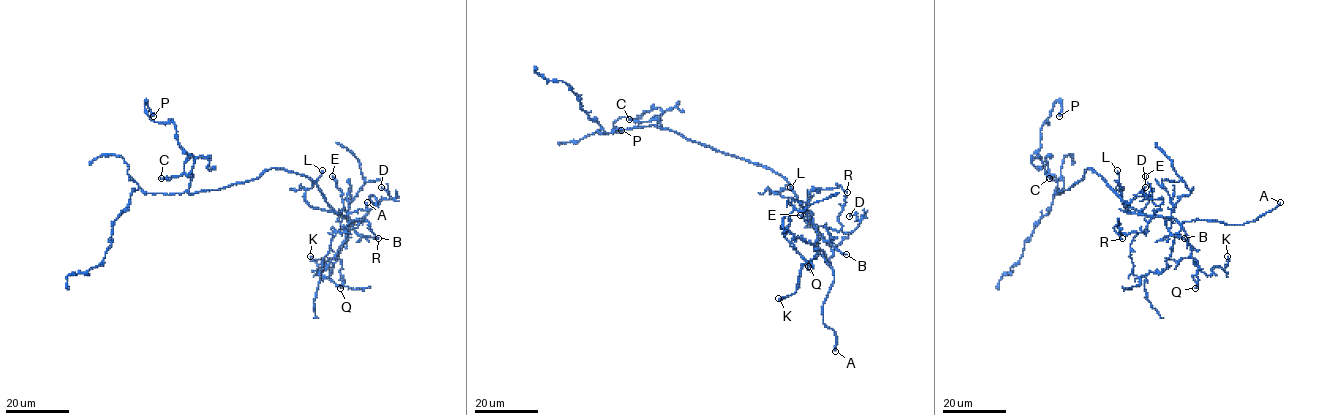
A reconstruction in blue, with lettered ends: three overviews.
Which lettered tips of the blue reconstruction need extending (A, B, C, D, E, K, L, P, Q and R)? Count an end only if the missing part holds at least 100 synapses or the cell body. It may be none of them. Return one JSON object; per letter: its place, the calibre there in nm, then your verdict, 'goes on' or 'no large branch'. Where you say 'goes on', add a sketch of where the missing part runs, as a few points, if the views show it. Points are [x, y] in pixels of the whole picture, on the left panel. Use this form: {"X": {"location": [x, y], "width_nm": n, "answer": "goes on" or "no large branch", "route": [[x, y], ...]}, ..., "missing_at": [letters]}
{"A": {"location": [367, 202], "width_nm": 240, "answer": "goes on", "route": [[367, 202], [375, 189], [378, 169], [425, 134], [426, 130], [417, 126], [416, 118], [421, 110]]}, "B": {"location": [378, 238], "width_nm": 160, "answer": "no large branch"}, "C": {"location": [161, 178], "width_nm": 240, "answer": "no large branch"}, "D": {"location": [381, 187], "width_nm": 120, "answer": "no large branch"}, "E": {"location": [332, 176], "width_nm": 280, "answer": "no large branch"}, "K": {"location": [310, 256], "width_nm": 160, "answer": "no large branch"}, "L": {"location": [322, 170], "width_nm": 260, "answer": "no large branch"}, "P": {"location": [153, 116], "width_nm": 650, "answer": "no large branch"}, "Q": {"location": [340, 288], "width_nm": 150, "answer": "no large branch"}, "R": {"location": [378, 238], "width_nm": 100, "answer": "no large branch"}, "missing_at": ["A"]}

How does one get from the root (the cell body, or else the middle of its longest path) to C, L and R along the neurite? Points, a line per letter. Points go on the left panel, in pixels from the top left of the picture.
C: (263, 172), (249, 181), (192, 193), (189, 192), (191, 174), (161, 178)
L: (263, 172), (282, 168), (303, 174), (342, 216), (312, 208), (304, 197), (305, 191), (312, 186), (322, 170)
R: (263, 172), (282, 168), (309, 178), (342, 218), (338, 232), (342, 234), (351, 221), (363, 219), (378, 238)

